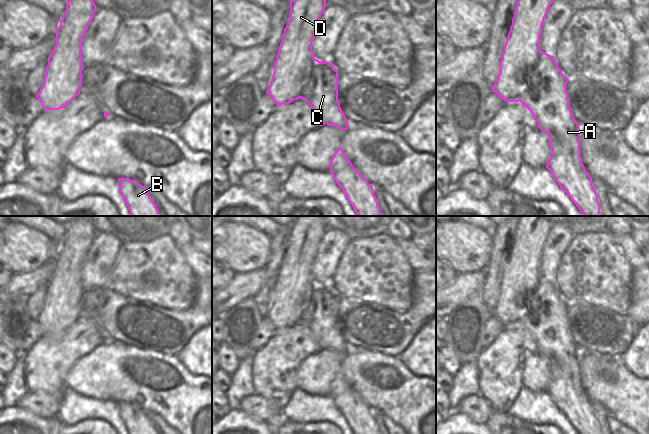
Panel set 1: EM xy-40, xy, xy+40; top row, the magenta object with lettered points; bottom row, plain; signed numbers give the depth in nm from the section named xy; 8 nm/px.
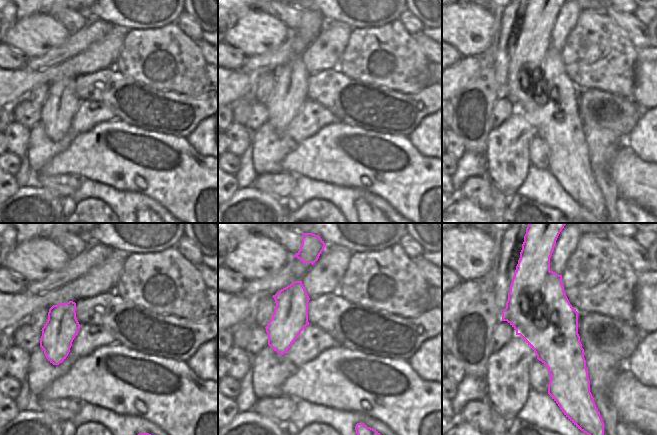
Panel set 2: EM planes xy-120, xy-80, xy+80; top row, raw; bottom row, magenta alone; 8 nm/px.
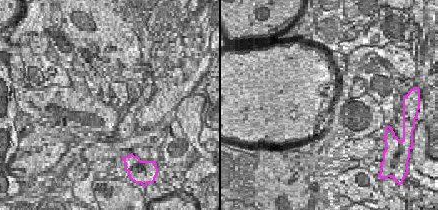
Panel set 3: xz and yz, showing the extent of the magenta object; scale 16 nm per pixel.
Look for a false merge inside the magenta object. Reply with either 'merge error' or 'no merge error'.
merge error

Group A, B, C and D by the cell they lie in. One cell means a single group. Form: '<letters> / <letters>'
A B C / D

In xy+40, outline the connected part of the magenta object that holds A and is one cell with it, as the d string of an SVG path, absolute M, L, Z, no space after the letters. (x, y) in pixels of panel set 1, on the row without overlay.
M540 274L533 290L519 292L514 297L514 307L518 324L532 337L538 352L550 359L552 379L546 392L579 434L600 434L592 401L586 395L580 379L580 351L570 333L566 315L568 302L558 291L554 280Z

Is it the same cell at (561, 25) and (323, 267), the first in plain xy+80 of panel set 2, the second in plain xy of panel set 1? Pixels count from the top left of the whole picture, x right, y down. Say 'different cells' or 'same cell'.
same cell

